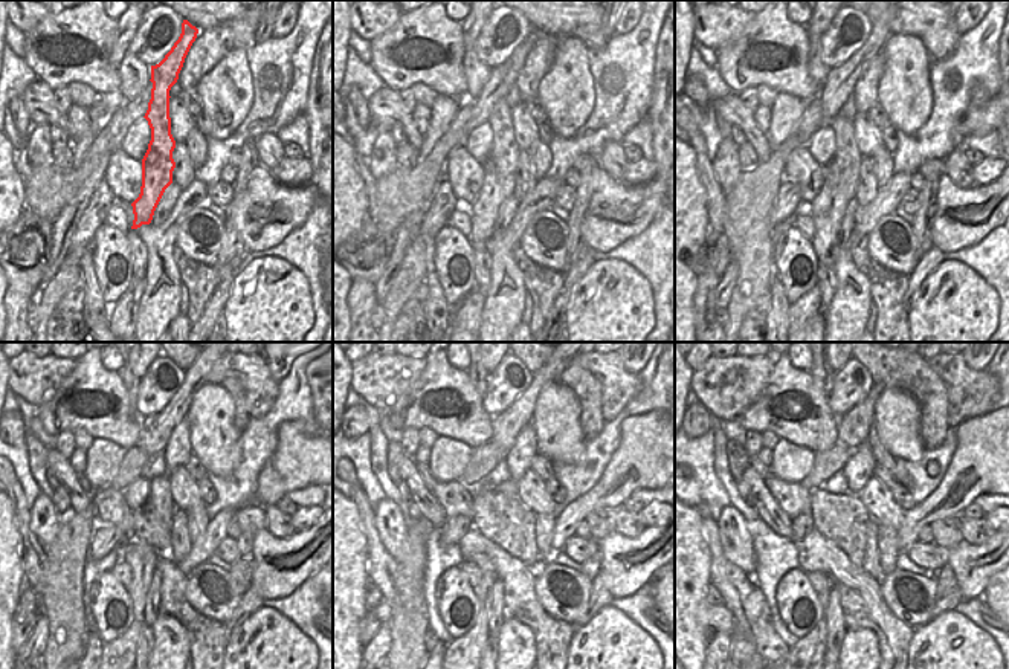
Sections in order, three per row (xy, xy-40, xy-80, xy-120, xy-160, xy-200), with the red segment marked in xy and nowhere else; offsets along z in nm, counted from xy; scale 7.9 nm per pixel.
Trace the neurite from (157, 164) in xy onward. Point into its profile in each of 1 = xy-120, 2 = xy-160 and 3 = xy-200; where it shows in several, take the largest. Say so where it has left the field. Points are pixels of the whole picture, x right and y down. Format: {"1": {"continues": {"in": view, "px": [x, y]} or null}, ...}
{"1": {"continues": {"in": "xy-120", "px": [142, 556]}}, "2": {"continues": {"in": "xy-160", "px": [464, 652]}}, "3": {"continues": {"in": "xy-200", "px": [808, 652]}}}

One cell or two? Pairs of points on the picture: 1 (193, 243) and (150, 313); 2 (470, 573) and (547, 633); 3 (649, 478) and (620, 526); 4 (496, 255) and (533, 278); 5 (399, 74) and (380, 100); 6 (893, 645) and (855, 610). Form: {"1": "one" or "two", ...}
{"1": "two", "2": "two", "3": "two", "4": "two", "5": "two", "6": "one"}

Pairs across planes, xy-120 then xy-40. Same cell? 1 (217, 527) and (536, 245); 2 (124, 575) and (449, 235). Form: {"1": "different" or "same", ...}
{"1": "different", "2": "different"}

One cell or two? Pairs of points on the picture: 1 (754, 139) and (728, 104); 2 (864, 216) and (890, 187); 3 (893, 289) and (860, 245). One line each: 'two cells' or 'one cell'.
1: one cell
2: one cell
3: one cell

